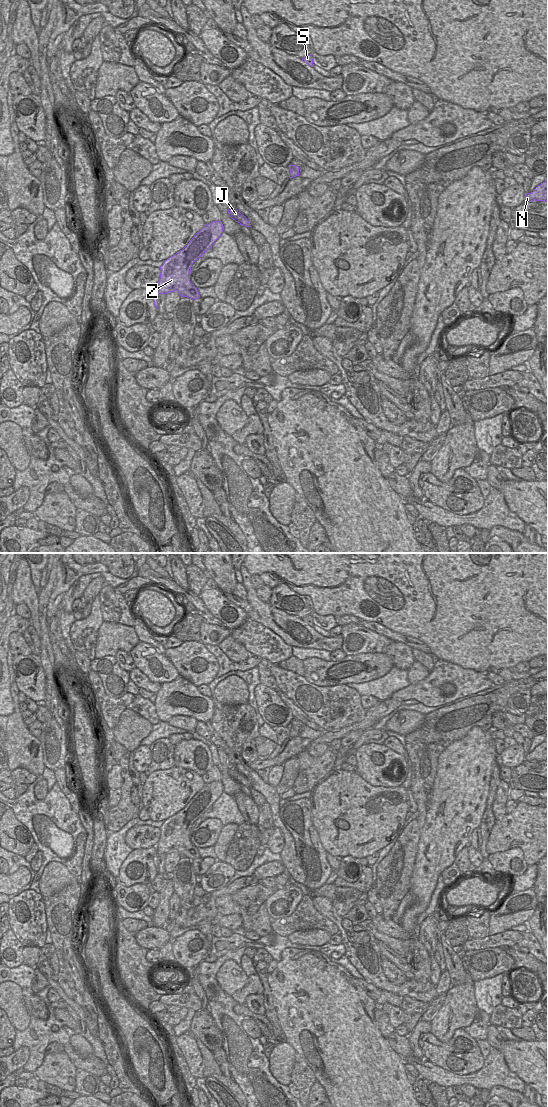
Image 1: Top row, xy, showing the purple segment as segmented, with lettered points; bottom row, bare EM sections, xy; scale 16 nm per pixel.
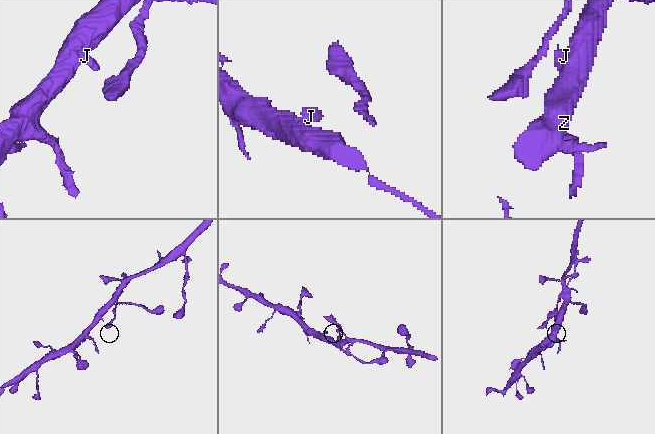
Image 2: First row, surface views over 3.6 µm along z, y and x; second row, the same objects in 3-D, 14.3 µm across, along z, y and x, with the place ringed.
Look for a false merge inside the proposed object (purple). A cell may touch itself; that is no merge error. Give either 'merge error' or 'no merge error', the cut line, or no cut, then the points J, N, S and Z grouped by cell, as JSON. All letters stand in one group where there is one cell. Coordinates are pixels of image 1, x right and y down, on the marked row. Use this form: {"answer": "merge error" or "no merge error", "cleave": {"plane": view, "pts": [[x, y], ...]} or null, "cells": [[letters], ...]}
{"answer": "no merge error", "cleave": null, "cells": [["J", "N", "S", "Z"]]}

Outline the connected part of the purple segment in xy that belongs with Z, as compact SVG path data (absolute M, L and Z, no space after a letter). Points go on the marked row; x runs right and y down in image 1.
M221 221L205 224L182 250L164 261L153 299L157 310L159 294L177 291L181 297L191 300L200 298L197 288L190 281L191 266L212 247L222 232Z

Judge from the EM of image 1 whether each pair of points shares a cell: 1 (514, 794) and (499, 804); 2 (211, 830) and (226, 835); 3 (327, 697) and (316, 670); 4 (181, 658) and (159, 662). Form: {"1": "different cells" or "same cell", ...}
{"1": "different cells", "2": "different cells", "3": "different cells", "4": "different cells"}

